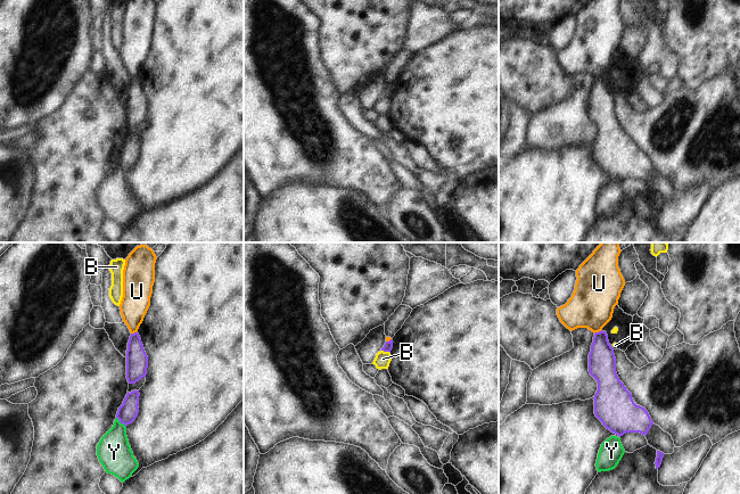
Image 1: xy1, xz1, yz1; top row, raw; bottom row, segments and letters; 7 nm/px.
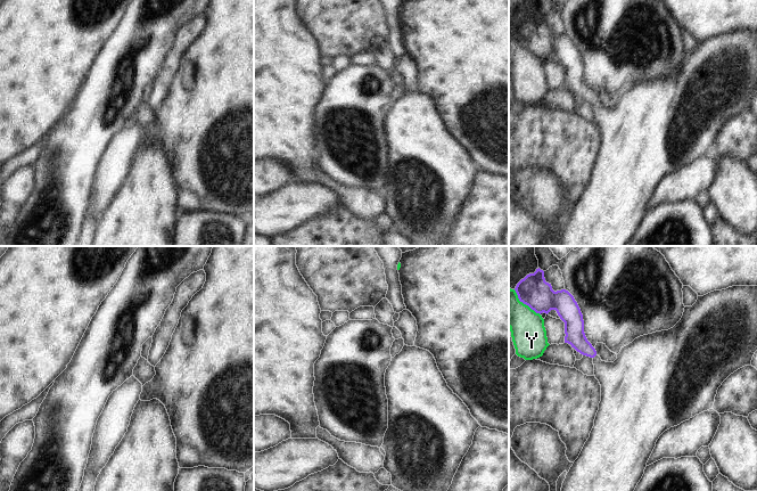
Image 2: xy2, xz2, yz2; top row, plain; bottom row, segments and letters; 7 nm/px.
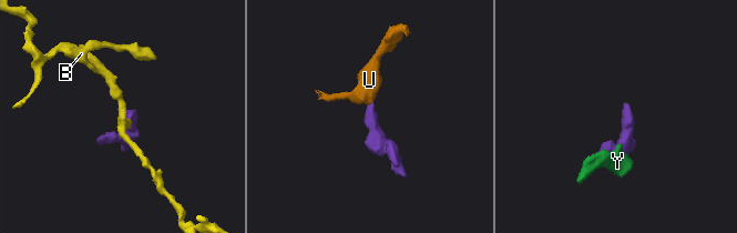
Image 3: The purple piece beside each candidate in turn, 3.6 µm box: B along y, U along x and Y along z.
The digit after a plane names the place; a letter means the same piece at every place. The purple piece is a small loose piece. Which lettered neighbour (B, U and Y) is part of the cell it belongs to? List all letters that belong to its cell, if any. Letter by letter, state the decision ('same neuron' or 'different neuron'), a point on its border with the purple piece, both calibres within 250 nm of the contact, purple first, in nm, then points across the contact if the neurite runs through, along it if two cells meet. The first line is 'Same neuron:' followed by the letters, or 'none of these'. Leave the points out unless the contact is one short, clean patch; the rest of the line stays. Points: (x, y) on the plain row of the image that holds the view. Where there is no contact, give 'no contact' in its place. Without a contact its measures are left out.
Same neuron: none of these
B: different neuron | xz1 (385, 96) | 60/110 nm | along xz1 (381, 95), (388, 97)
U: different neuron | yz1 (599, 76) | 190/320 nm | along yz1 (601, 74), (594, 79)
Y: different neuron | xy1 (121, 167) | 140/240 nm | along xy1 (116, 162), (125, 172)

